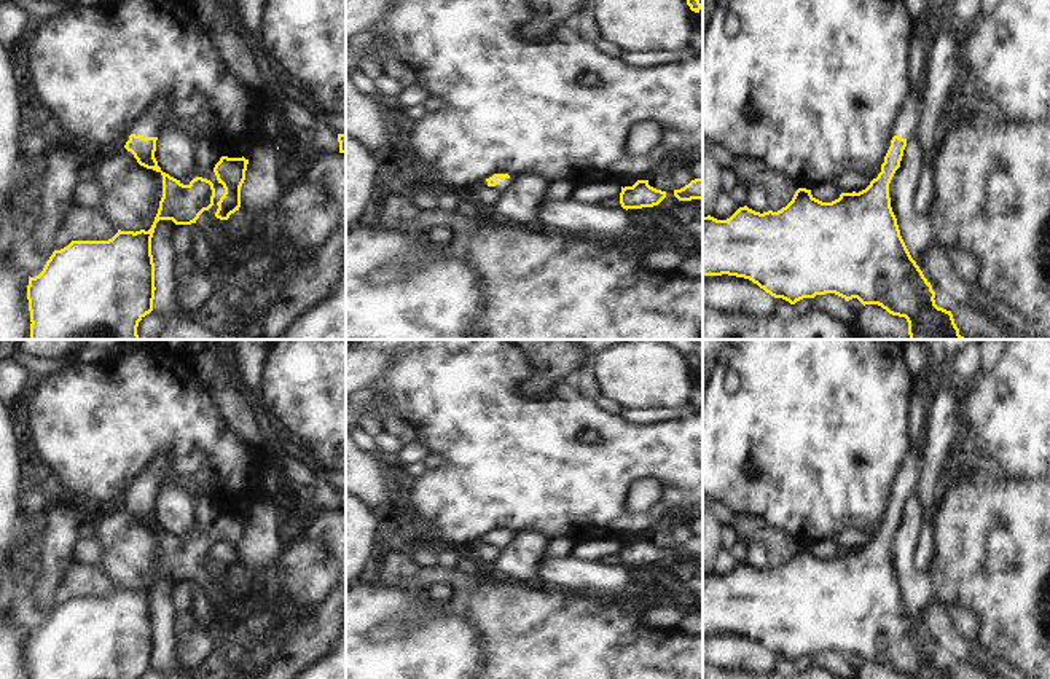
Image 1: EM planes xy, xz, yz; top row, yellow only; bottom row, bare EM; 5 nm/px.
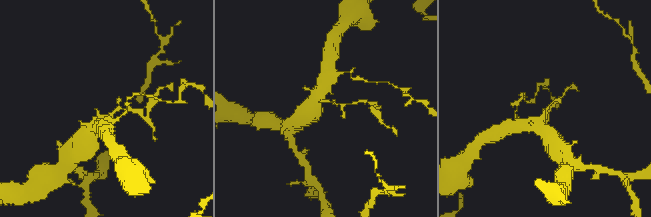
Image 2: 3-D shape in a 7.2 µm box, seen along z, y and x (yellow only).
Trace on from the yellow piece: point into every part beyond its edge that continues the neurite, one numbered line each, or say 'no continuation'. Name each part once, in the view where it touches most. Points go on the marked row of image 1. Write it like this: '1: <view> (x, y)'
1: xz (504, 184)

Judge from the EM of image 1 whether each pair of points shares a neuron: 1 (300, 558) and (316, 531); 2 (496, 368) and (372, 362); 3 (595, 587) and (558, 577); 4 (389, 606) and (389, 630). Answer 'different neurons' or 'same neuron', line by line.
1: different neurons
2: different neurons
3: same neuron
4: different neurons

